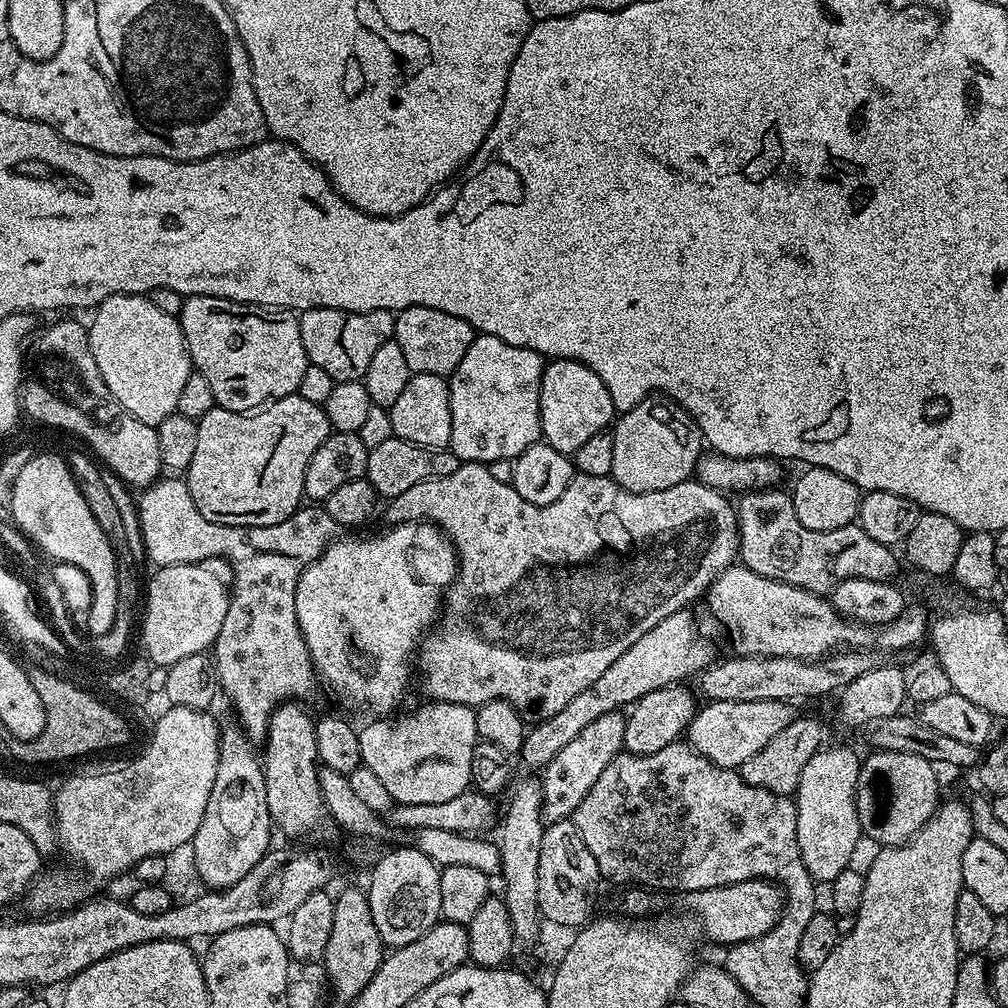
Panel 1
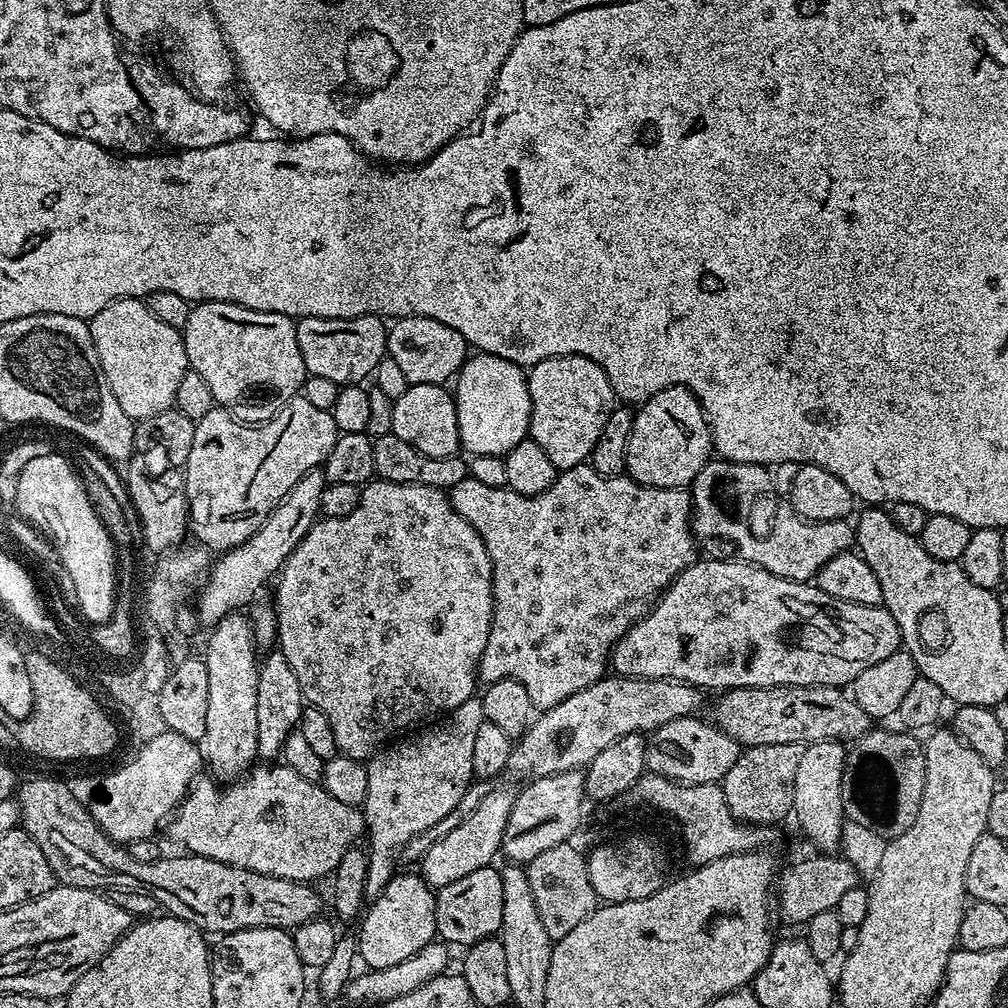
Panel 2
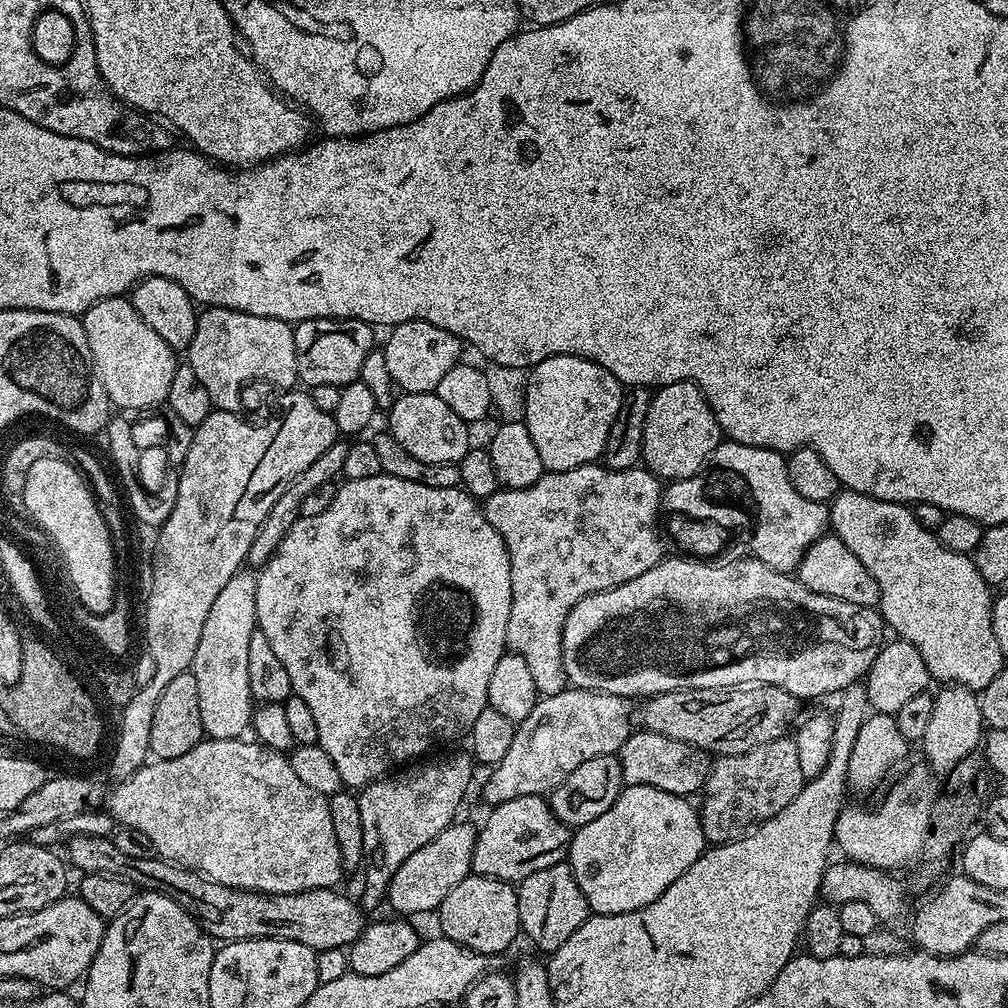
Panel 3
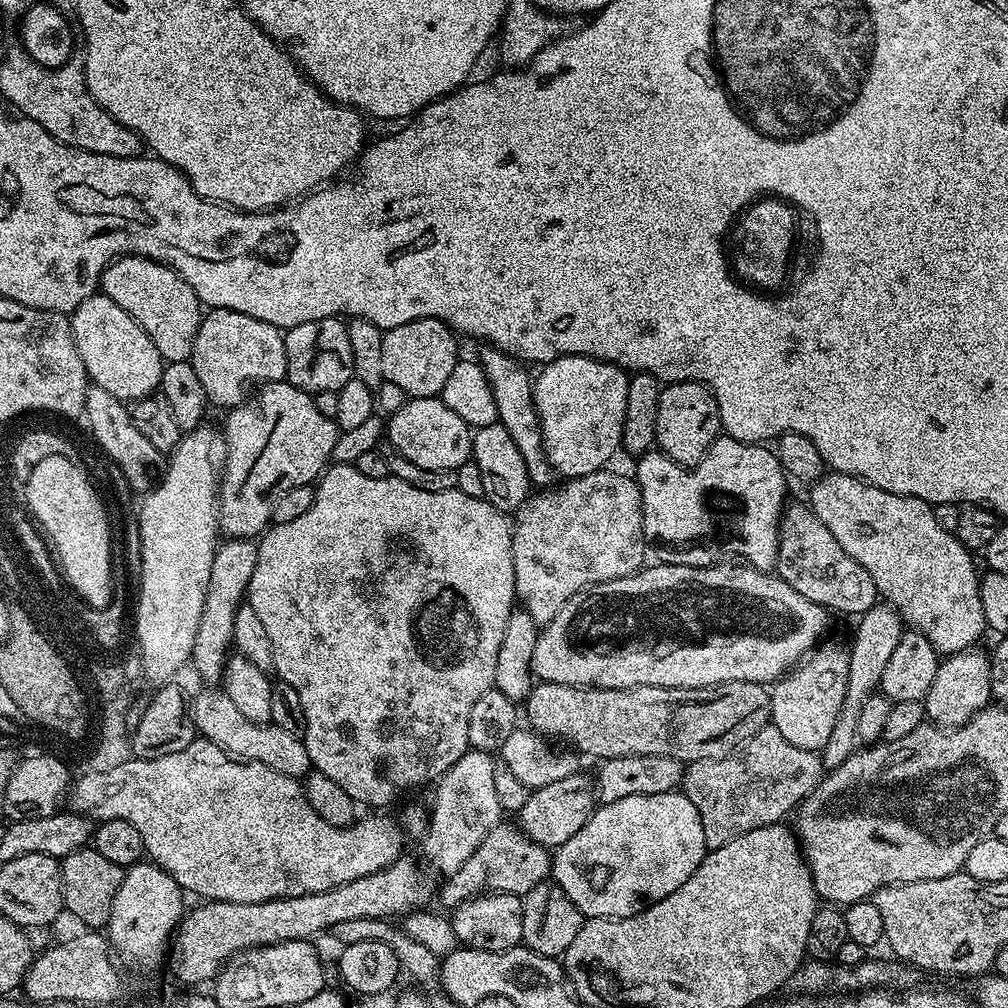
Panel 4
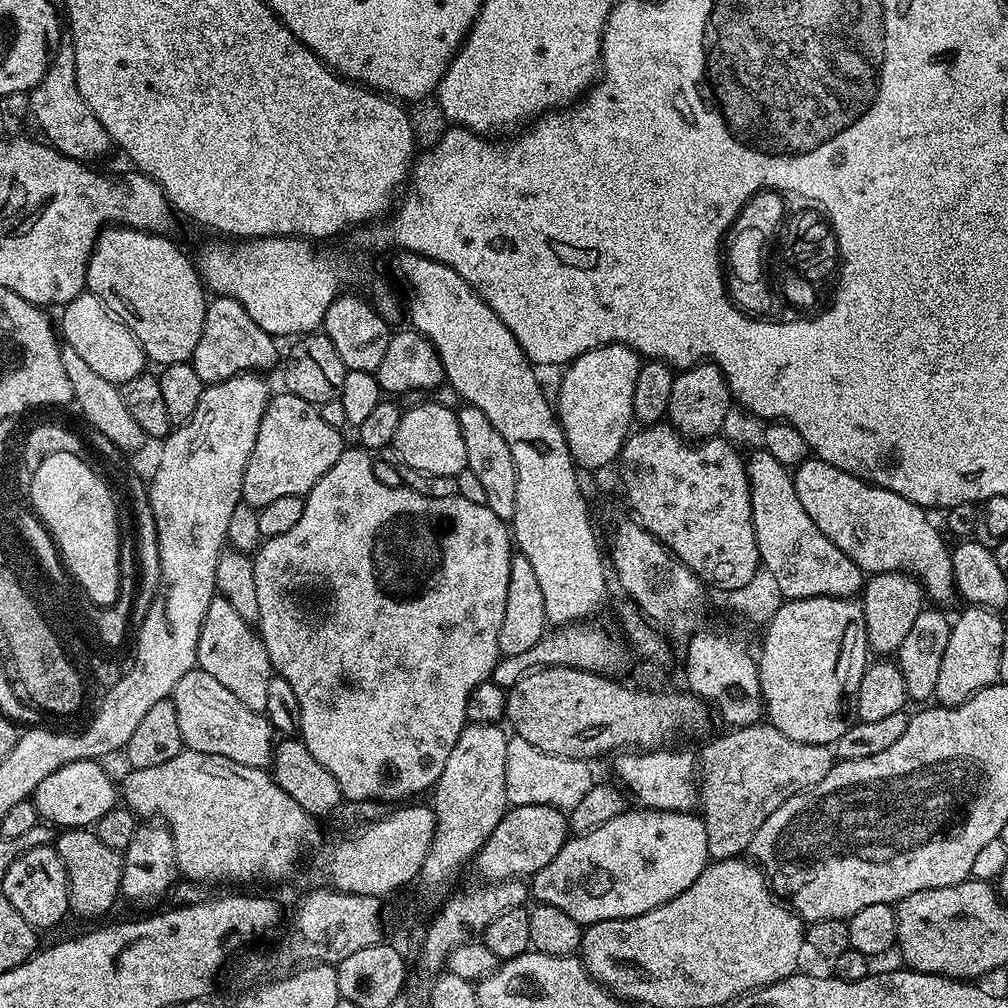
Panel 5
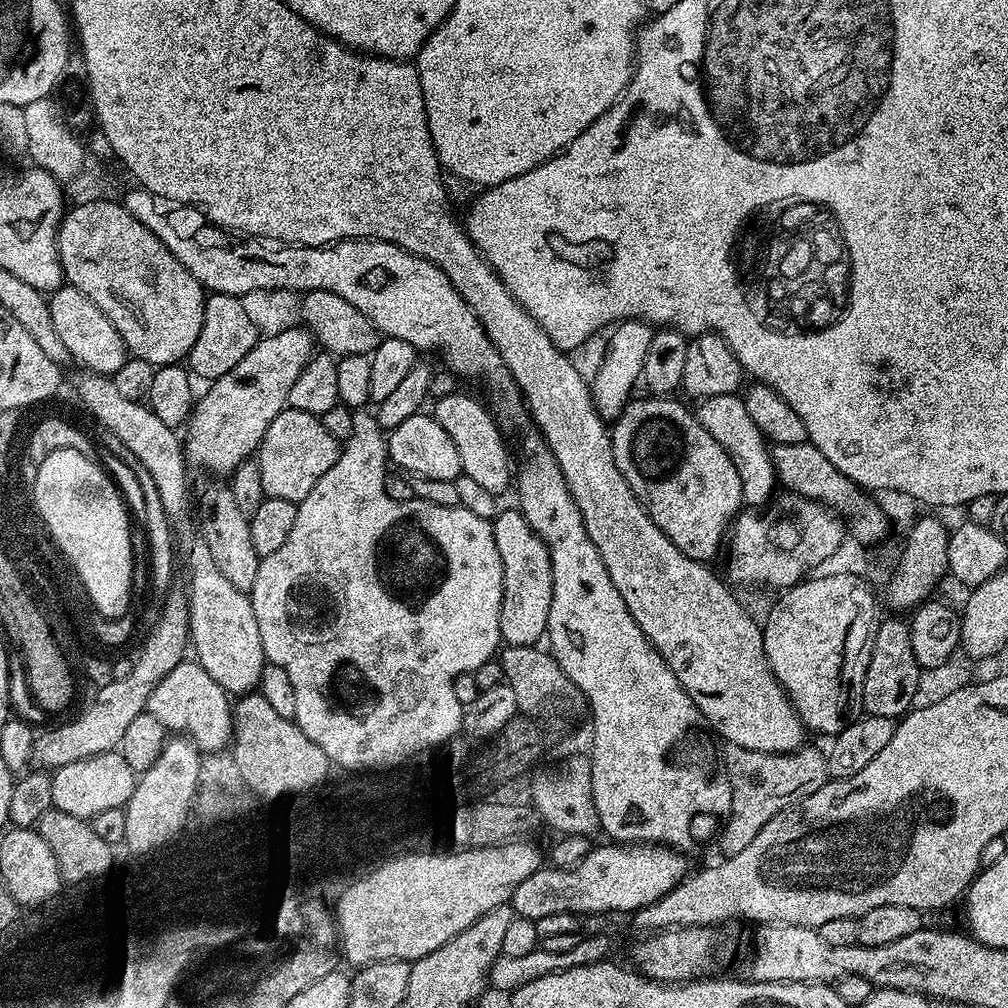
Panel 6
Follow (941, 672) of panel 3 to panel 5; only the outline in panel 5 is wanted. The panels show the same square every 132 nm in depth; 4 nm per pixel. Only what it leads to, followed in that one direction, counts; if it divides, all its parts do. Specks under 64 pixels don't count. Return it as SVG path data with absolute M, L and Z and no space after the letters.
M819 458L795 465L792 481L814 526L863 572L907 572L920 581L929 601L948 600L957 595L952 548L944 541L945 533L940 533L928 521L929 513L925 509Z

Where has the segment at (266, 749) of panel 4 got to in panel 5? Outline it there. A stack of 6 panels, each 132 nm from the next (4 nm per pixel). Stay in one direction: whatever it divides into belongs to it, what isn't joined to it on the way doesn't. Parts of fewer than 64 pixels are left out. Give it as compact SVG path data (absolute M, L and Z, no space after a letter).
M198 666L176 683L170 698L174 702L174 710L178 710L178 728L182 730L187 751L230 758L230 762L251 768L267 769L271 765L274 729L268 717L263 712L242 706L242 702L238 702L222 682L210 678L210 674Z

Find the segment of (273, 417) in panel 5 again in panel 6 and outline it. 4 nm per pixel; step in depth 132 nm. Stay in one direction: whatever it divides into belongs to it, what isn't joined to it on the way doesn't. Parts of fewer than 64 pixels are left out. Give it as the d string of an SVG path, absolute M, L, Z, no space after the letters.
M285 407L283 412L270 422L258 449L258 463L262 474L262 490L265 497L286 498L297 502L306 498L310 490L334 466L340 456L341 445L330 438L319 416L311 416L302 410Z

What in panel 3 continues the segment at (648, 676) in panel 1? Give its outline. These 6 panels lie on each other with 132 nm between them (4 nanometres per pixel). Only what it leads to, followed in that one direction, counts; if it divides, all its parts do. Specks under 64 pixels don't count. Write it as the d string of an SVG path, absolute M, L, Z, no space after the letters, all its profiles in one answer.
M453 822L420 850L410 854L389 883L387 907L390 906L396 911L393 913L403 914L408 918L413 918L412 916L418 915L419 912L435 913L442 898L446 898L446 894L450 894L450 890L454 890L454 886L458 886L458 882L462 882L462 878L472 872L476 833L475 827Z

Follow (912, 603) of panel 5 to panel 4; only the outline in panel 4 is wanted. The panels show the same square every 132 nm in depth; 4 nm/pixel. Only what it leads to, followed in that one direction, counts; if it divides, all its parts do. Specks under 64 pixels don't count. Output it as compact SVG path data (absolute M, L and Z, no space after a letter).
M877 602L870 610L862 613L855 624L856 633L853 634L852 644L850 643L848 648L846 698L842 698L842 710L838 710L838 722L834 722L834 730L822 750L824 767L828 770L837 768L857 751L858 714L862 711L862 702L877 695L886 665L890 663L890 658L898 647L900 635L906 630L895 608L887 602Z

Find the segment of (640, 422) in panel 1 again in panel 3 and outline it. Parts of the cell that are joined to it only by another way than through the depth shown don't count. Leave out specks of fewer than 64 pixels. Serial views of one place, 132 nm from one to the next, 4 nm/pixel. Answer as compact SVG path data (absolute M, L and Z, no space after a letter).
M683 380L657 387L652 392L646 430L642 434L642 464L661 481L689 480L707 464L720 443L720 424L697 384Z

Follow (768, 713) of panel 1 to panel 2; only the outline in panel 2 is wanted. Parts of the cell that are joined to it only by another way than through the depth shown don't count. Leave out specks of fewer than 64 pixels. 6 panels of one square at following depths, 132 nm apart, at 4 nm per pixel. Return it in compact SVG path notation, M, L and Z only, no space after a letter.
M699 715L674 718L666 726L651 733L646 744L644 762L647 771L654 776L665 776L680 784L715 784L738 762L742 746L730 734L716 727L715 723L699 720Z

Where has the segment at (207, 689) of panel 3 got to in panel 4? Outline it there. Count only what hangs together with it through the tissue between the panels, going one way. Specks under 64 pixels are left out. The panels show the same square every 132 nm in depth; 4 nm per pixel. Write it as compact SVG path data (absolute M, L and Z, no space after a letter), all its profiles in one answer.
M248 538L225 539L214 554L202 622L198 624L190 661L191 667L196 667L197 674L204 680L219 681L224 675L224 665L228 663L230 649L233 647L234 614L245 603L250 574L254 574L254 562L258 562L258 550L256 544Z

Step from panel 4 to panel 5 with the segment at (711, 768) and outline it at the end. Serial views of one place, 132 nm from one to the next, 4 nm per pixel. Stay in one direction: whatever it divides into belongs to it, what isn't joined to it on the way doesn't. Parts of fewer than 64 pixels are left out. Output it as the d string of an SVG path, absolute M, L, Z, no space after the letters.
M767 722L745 728L724 730L701 751L702 783L698 800L704 804L702 819L706 826L706 846L712 860L734 860L751 849L758 826L799 792L818 786L834 763L834 752L827 744L807 744L786 738L782 730Z

